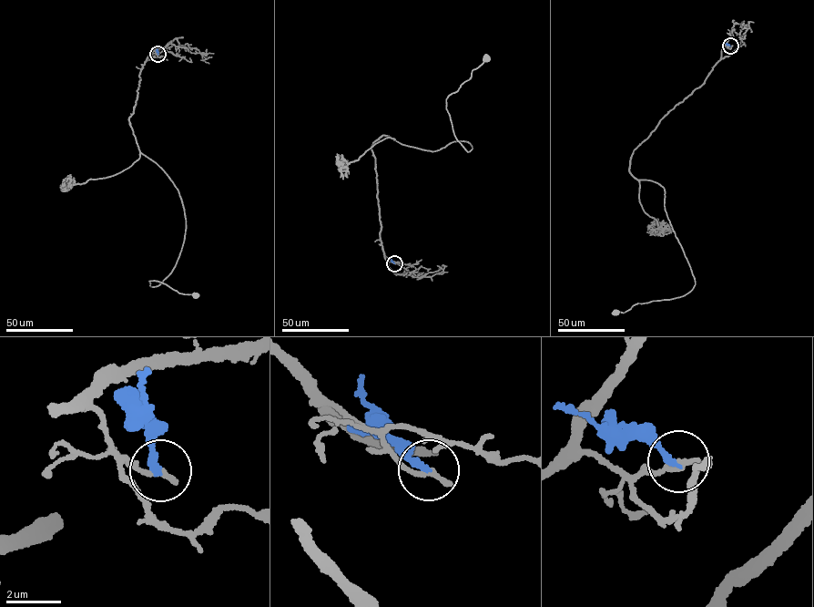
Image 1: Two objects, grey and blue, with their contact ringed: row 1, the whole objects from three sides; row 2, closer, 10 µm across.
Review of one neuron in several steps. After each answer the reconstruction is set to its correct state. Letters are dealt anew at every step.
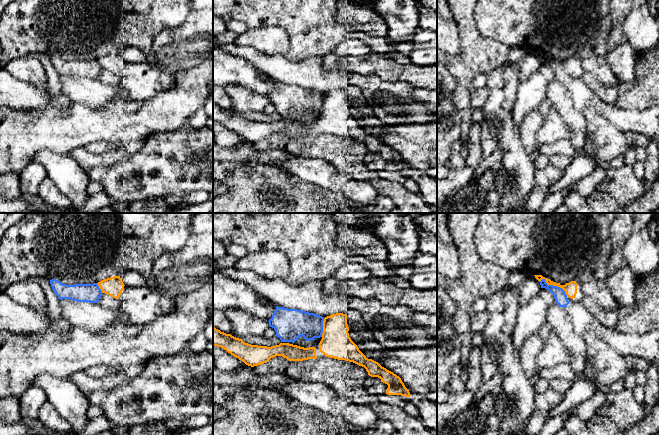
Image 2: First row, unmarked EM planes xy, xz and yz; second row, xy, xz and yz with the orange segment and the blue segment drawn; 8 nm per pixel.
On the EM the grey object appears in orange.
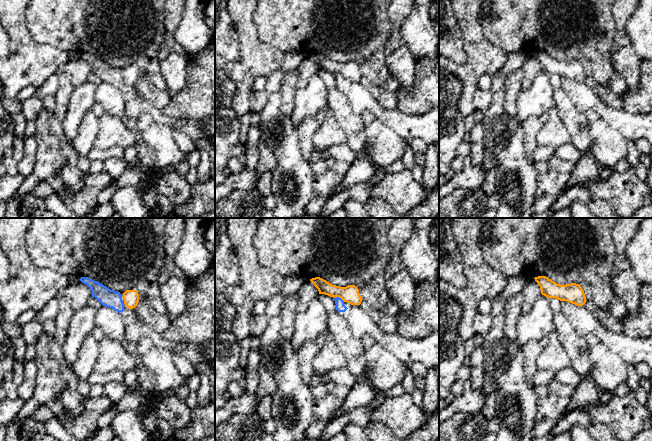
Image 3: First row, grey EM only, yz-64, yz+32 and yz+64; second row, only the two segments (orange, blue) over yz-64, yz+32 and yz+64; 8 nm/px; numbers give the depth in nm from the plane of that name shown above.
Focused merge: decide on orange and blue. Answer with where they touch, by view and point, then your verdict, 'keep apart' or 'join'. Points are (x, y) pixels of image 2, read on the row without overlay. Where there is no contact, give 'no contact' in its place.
meets orange in yz at (554, 61); keep apart

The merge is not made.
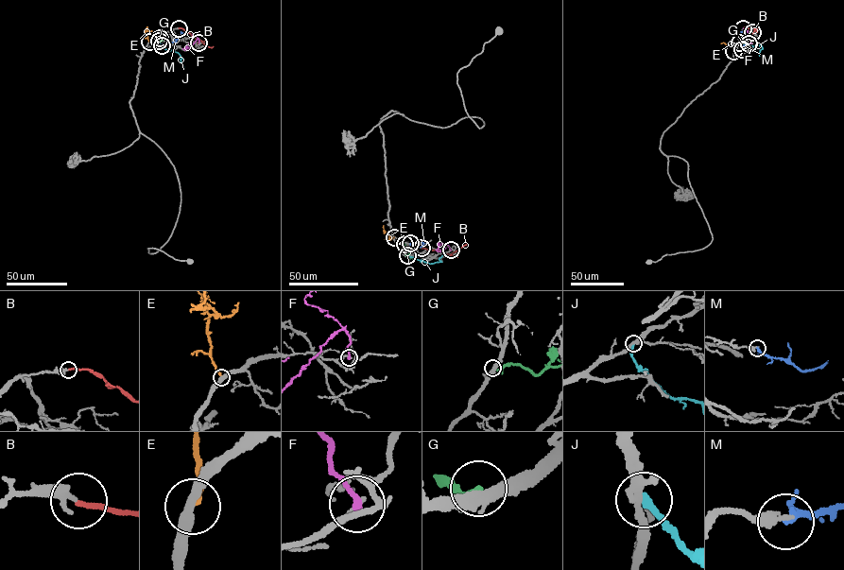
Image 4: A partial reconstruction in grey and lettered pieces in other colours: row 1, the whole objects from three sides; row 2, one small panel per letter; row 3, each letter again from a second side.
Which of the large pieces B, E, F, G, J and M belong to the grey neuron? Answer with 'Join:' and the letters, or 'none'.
Join: B

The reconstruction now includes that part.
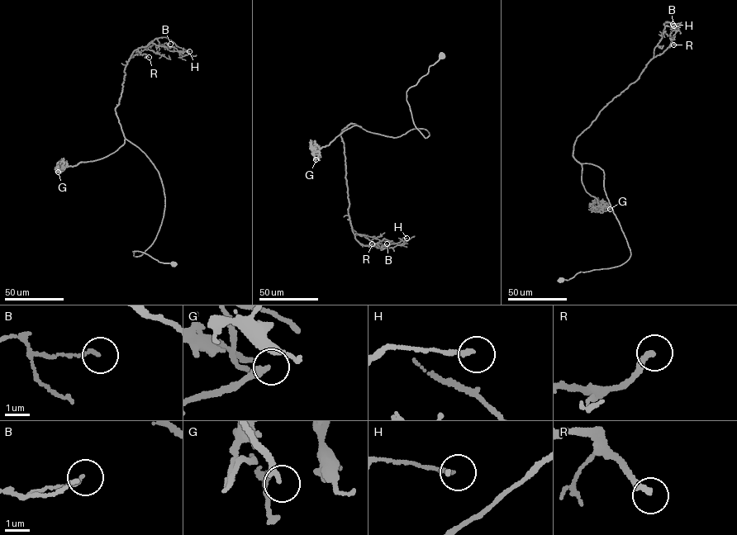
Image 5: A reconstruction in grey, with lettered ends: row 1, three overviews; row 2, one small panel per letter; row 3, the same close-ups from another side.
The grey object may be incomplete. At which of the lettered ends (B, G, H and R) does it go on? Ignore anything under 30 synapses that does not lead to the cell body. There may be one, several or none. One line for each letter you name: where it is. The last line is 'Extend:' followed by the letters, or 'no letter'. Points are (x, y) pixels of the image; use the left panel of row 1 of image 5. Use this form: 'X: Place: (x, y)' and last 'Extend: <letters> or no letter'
R: Place: (149, 57)
Extend: R

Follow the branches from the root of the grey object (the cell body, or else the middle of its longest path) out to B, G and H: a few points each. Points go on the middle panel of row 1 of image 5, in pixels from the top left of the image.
B: (442, 56), (406, 92), (426, 138), (424, 129), (394, 138), (351, 123), (340, 134), (351, 228), (387, 243)
G: (442, 56), (406, 92), (413, 123), (429, 135), (418, 128), (394, 138), (356, 125), (317, 148), (316, 159)
H: (442, 56), (406, 92), (426, 138), (351, 123), (339, 134), (356, 239), (406, 238)

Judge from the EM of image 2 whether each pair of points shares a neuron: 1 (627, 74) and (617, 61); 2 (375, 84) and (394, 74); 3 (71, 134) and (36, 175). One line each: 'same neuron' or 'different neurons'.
1: same neuron
2: different neurons
3: different neurons

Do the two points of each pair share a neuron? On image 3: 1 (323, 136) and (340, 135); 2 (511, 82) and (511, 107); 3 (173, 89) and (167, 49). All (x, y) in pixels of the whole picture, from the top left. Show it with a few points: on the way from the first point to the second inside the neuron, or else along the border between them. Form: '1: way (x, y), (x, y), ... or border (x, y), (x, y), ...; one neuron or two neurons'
1: way (327, 136), (336, 135); one neuron
2: way (511, 88), (511, 101); one neuron
3: border (186, 54), (170, 53), (161, 61); two neurons

